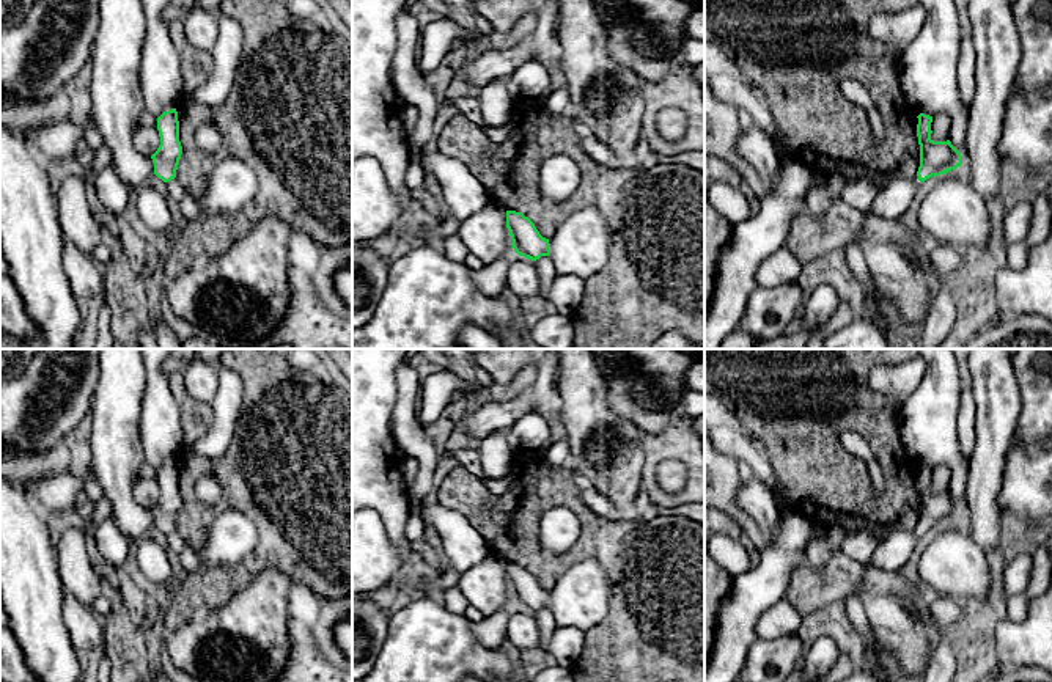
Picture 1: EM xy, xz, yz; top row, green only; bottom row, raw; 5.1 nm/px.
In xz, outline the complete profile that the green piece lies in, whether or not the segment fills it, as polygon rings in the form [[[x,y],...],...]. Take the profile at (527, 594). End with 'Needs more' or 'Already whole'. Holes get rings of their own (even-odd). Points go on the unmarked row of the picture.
[[[506,563],[506,580],[519,608],[536,613],[550,607],[549,591],[543,589],[535,575],[522,564]]]. Already whole

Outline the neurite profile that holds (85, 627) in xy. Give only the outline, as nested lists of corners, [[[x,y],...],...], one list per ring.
[[[64,594],[63,622],[69,632],[72,647],[79,654],[85,654],[99,644],[104,644],[102,619],[93,611],[91,605],[85,605],[74,596]]]

